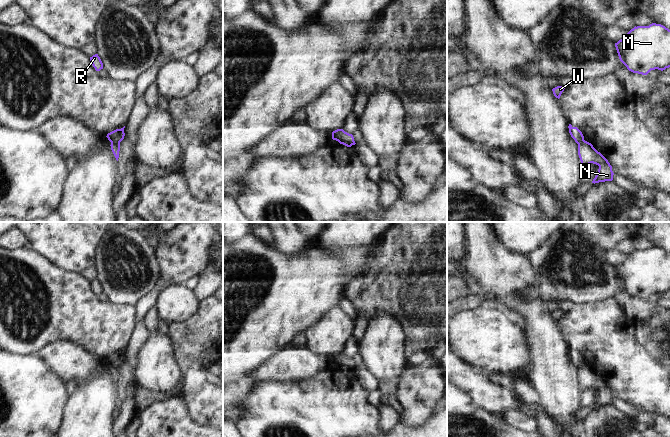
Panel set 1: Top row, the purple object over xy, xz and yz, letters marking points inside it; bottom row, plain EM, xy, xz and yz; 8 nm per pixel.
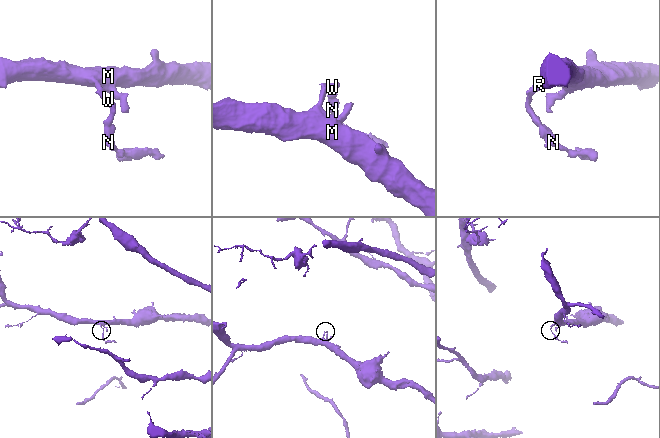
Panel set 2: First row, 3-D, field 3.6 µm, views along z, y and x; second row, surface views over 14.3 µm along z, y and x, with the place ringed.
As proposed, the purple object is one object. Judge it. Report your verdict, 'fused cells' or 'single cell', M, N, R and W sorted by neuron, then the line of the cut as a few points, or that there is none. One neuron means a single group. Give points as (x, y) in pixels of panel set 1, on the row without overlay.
fused cells | M R W / N | xy (111, 366), (119, 367)

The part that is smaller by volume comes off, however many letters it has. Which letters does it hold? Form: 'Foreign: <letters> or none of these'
Foreign: N

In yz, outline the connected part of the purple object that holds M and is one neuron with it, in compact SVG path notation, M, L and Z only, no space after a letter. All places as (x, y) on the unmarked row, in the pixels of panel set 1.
M661 248L635 250L615 267L620 285L633 297L647 299L651 294L670 291L670 254Z

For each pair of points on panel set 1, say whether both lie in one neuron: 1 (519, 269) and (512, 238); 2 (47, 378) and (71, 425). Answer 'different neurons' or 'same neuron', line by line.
1: different neurons
2: different neurons

